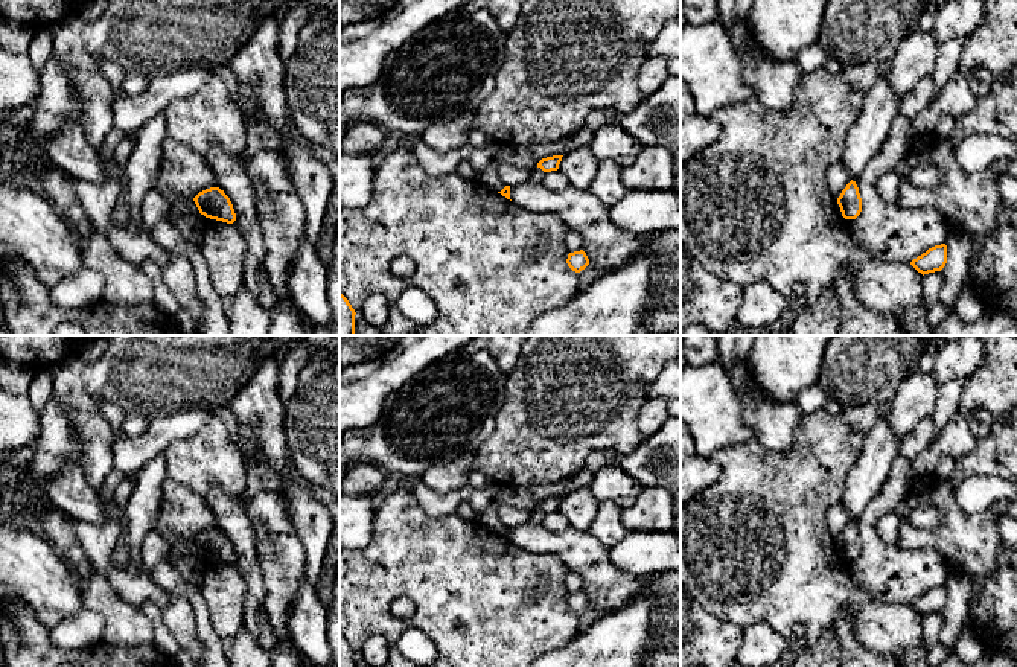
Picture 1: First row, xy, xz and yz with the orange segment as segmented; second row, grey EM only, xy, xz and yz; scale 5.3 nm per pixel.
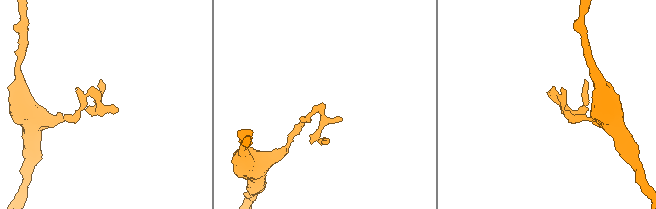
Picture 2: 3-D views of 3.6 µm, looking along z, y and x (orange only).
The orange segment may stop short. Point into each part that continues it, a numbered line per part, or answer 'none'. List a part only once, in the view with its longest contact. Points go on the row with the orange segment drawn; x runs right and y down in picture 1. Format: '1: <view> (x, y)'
none

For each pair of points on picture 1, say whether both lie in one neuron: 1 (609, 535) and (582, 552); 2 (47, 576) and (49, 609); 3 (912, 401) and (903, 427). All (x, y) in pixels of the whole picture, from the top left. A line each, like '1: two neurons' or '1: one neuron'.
1: two neurons
2: one neuron
3: one neuron

